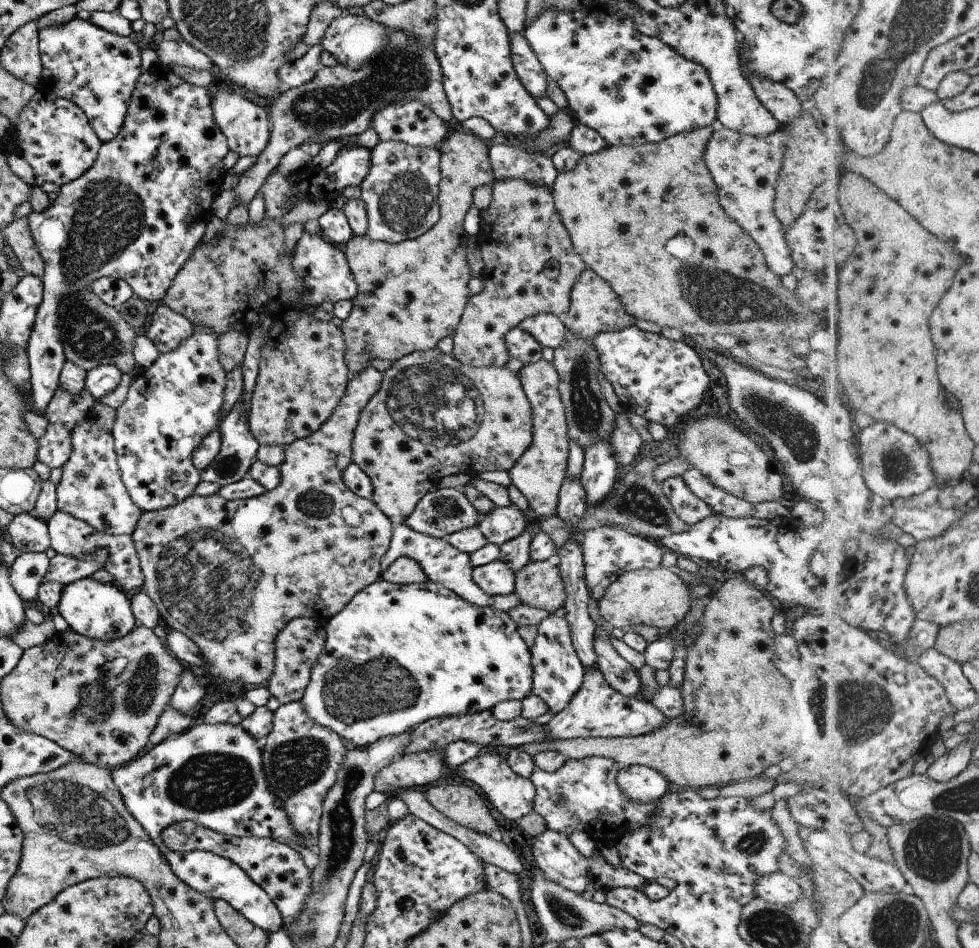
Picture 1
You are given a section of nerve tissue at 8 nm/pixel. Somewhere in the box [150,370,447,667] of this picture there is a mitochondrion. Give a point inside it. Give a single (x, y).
(194, 584)

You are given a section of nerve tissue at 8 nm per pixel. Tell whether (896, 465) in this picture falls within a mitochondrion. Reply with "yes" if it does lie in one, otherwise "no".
yes

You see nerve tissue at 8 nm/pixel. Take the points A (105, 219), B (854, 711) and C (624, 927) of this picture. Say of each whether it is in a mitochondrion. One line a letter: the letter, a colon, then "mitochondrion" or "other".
A: mitochondrion
B: mitochondrion
C: other

